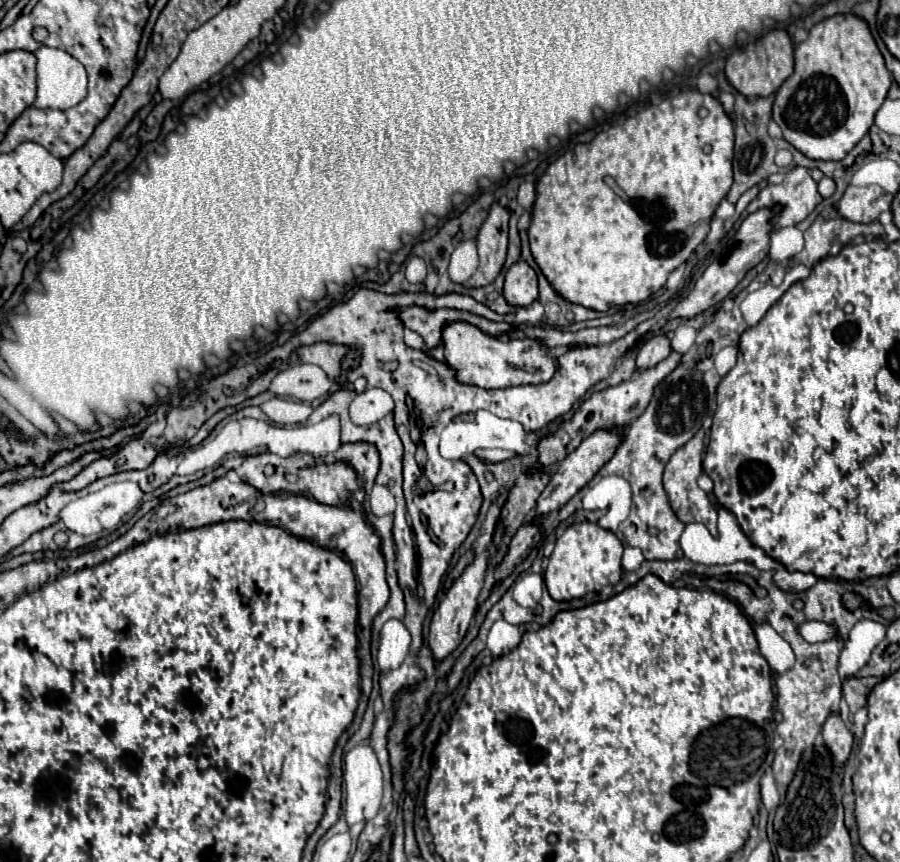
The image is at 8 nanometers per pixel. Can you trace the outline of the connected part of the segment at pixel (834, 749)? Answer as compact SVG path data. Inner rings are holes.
M832 712L832 716L826 720L824 724L824 730L822 730L822 736L824 736L824 744L830 748L832 756L834 756L834 762L836 766L844 766L850 750L852 750L852 742L854 742L854 736L852 732L846 728L844 720L840 718L840 714Z

